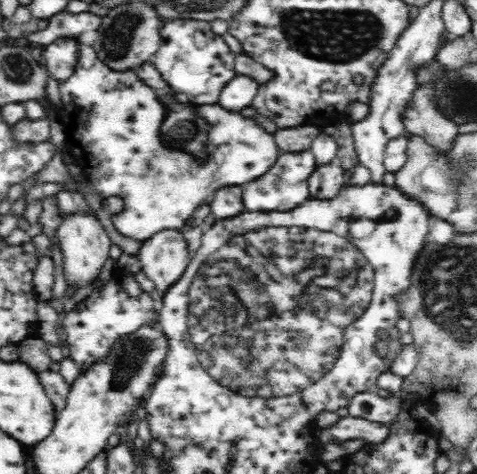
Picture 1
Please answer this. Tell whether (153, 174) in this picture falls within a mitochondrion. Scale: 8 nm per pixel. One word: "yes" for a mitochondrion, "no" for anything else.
yes

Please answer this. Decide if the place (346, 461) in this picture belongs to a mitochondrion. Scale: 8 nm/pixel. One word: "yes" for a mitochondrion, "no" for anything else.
no

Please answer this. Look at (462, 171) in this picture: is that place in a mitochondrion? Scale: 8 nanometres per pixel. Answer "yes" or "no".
yes

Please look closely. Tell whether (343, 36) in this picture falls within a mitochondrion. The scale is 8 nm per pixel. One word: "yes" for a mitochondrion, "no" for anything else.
yes

